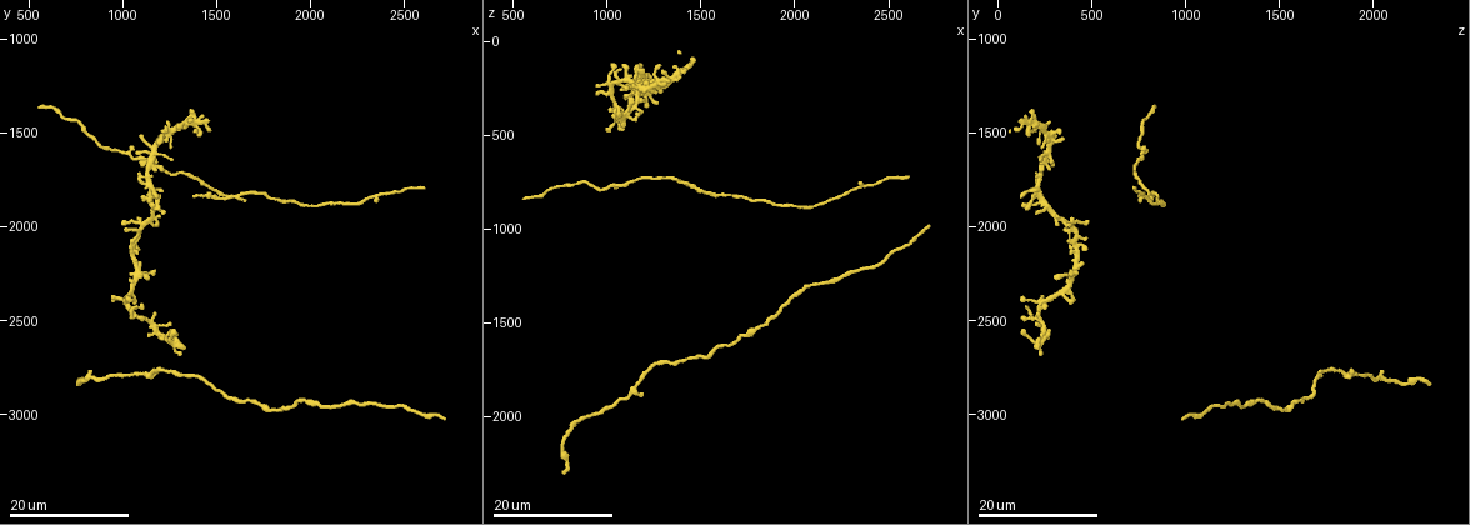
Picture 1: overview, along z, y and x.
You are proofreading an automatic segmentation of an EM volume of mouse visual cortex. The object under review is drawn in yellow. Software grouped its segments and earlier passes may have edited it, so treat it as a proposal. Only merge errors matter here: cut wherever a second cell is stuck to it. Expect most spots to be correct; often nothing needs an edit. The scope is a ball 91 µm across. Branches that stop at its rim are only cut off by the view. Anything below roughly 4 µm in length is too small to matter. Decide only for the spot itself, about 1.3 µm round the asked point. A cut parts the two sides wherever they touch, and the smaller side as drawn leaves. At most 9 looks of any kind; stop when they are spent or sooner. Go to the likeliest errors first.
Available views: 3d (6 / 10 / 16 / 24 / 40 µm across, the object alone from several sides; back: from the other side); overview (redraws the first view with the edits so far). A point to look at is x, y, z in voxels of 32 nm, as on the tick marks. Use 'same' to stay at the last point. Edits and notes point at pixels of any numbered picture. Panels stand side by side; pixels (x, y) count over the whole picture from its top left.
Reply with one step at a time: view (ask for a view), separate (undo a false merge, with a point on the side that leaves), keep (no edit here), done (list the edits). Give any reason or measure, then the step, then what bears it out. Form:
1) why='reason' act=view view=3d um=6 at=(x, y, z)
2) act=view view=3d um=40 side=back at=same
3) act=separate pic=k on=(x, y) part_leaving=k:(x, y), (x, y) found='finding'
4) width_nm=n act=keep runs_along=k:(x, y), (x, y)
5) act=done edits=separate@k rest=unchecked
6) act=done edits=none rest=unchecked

why='thin arm on a thick one' act=view view=3d um=24 at=(1270, 2630, 200)

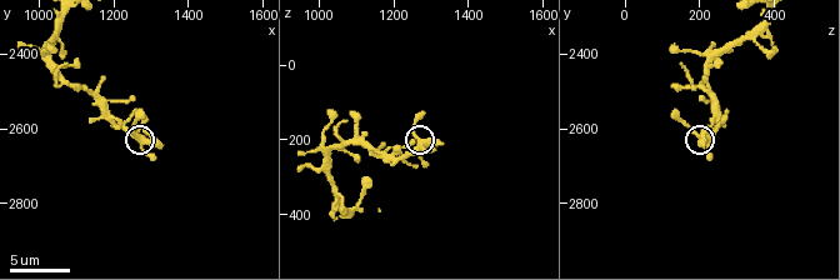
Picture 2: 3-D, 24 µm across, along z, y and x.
act=view view=3d um=10 at=(1270, 2620, 200)

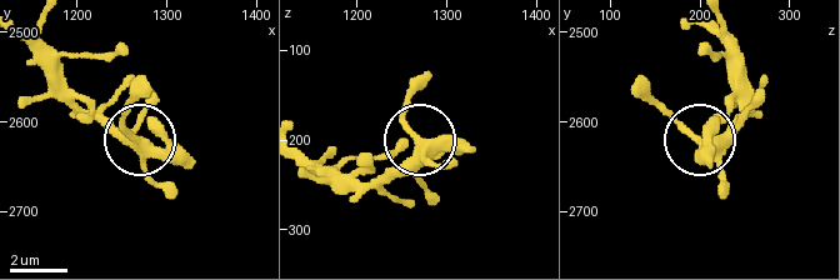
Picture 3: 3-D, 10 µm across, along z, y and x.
why='from behind' act=view view=3d um=10 side=back at=(1265, 2620, 200)

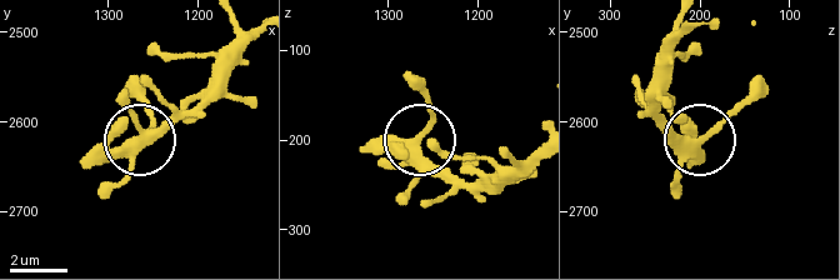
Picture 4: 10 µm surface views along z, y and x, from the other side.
act=keep runs_along=4:(534, 155), (448, 175), (419, 141), (426, 86) found='all the same cell'

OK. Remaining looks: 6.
why='four-way junction' act=view view=3d um=10 at=(1020, 2410, 220)

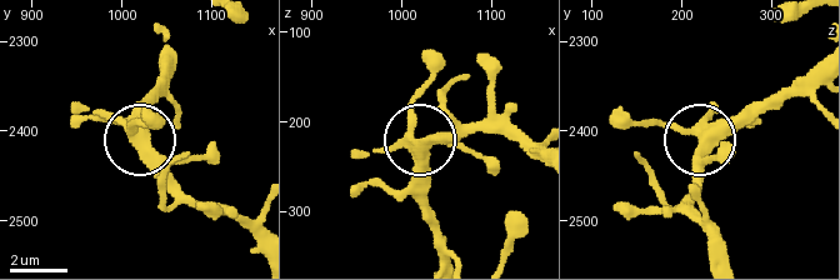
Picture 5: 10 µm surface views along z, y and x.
why='closer look' act=view view=3d um=6 at=(1010, 2410, 220)

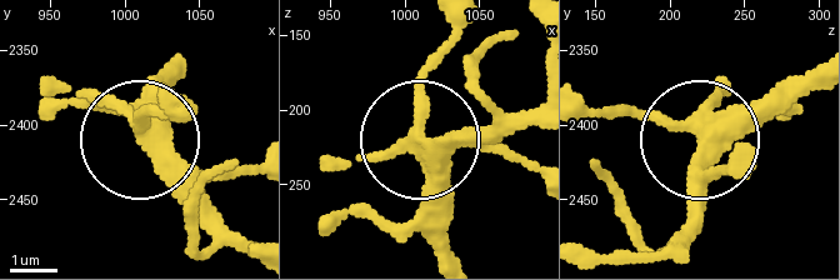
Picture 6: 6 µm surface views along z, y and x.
act=keep runs_along=6:(816, 64), (696, 131), (589, 115) found='continuous, no second cell'

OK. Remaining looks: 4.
act=view view=3d um=16 at=(2230, 2940, 1270)

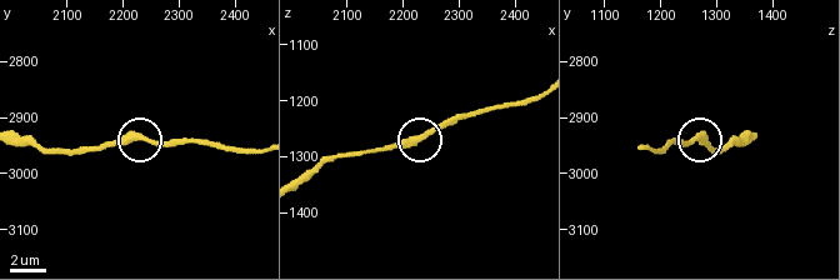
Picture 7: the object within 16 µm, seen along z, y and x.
act=view view=3d um=6 at=(2225, 2935, 1270)

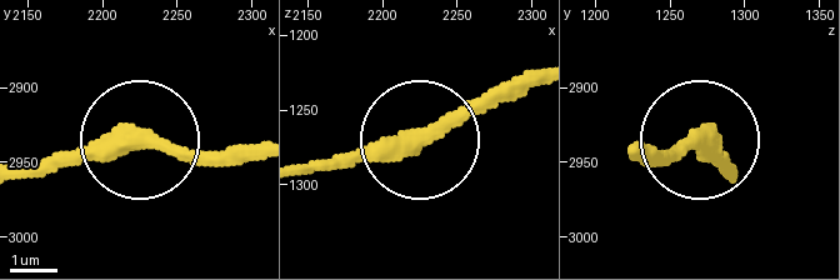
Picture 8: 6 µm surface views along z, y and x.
act=keep found='continuous, no second cell'

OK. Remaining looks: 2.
why='sudden change in width' act=view view=3d um=16 at=(1240, 1710, 720)

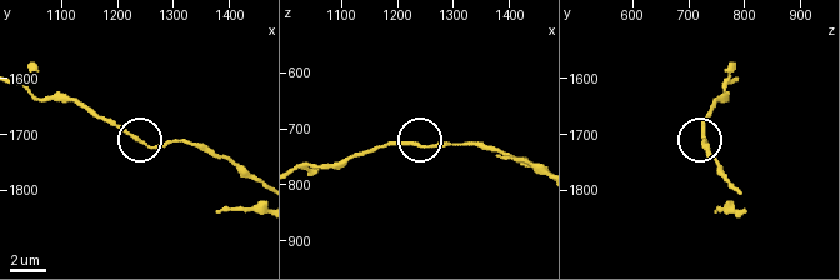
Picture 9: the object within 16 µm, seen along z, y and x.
why='closer look' act=view view=3d um=10 at=(1230, 1700, 725)

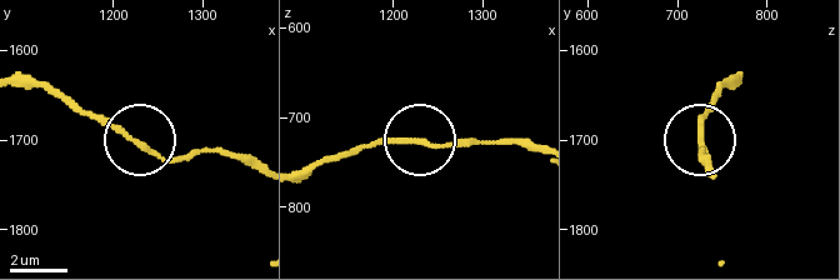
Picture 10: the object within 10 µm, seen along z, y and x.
width_nm=170 act=keep runs_along=10:(538, 149), (388, 136), (354, 151) found='all the same cell'

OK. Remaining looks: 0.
act=done edits=none rest=unchecked

